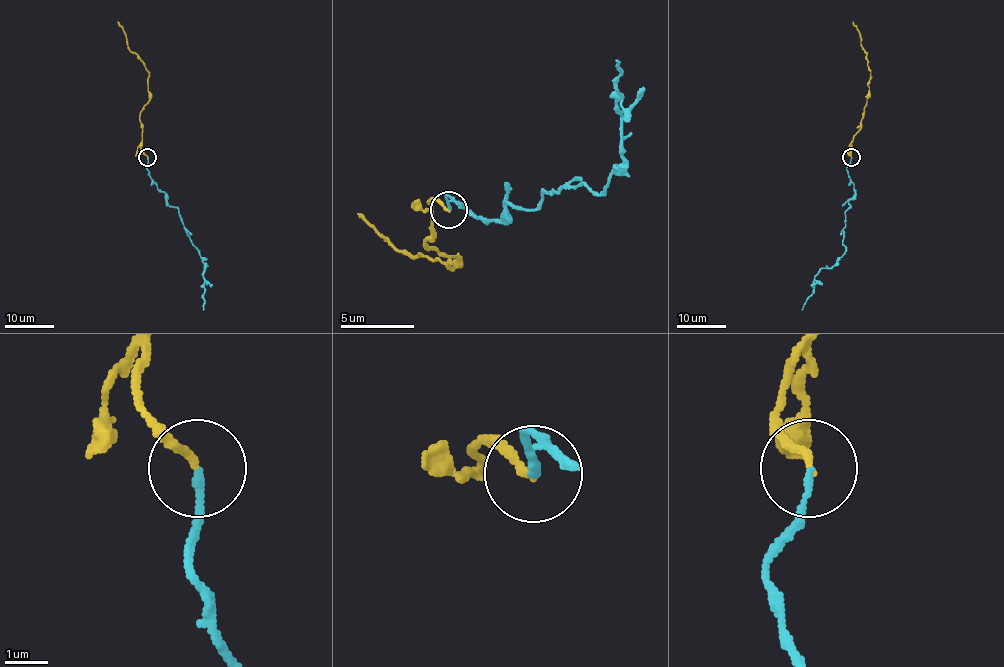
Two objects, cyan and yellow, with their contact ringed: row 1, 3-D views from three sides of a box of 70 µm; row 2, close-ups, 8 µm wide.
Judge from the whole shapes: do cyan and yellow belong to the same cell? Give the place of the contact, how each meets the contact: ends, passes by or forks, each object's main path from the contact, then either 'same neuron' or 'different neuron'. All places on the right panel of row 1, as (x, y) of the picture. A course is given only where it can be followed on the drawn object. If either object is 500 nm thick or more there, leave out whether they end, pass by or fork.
place (851, 157); cyan ends; yellow ends; course cyan (851, 157), (846, 169), (855, 193), (845, 213), (845, 253), (814, 277), (813, 293), (802, 309); course yellow (851, 157), (848, 144), (859, 129), (870, 71), (867, 53), (861, 46), (861, 35), (852, 21); same neuron

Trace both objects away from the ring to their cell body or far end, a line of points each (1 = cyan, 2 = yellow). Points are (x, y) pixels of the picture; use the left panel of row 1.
1: (147, 157), (150, 177), (164, 193), (167, 202), (175, 207), (191, 243), (204, 264), (202, 309)
2: (147, 157), (141, 151), (140, 116), (148, 101), (148, 71), (145, 63), (128, 46), (126, 35), (117, 21)

